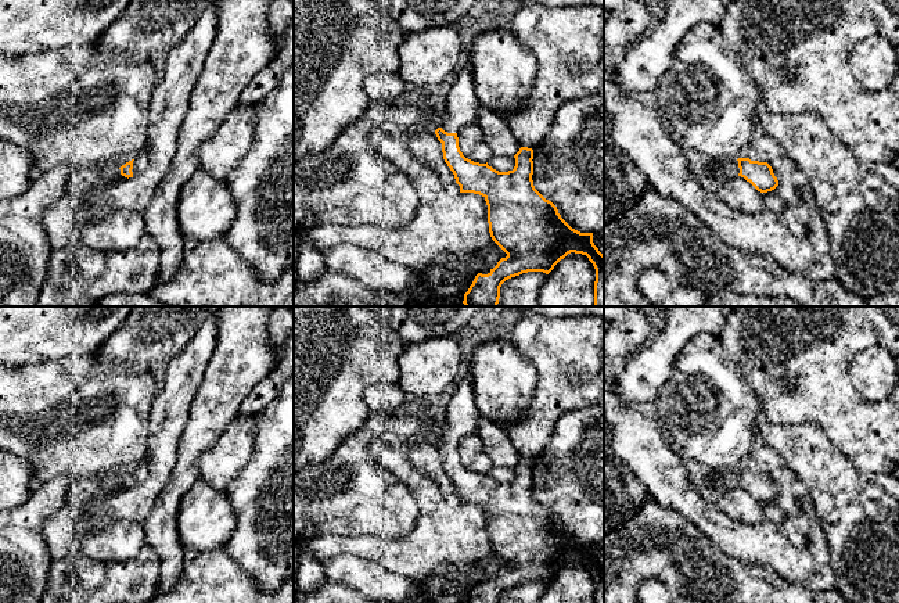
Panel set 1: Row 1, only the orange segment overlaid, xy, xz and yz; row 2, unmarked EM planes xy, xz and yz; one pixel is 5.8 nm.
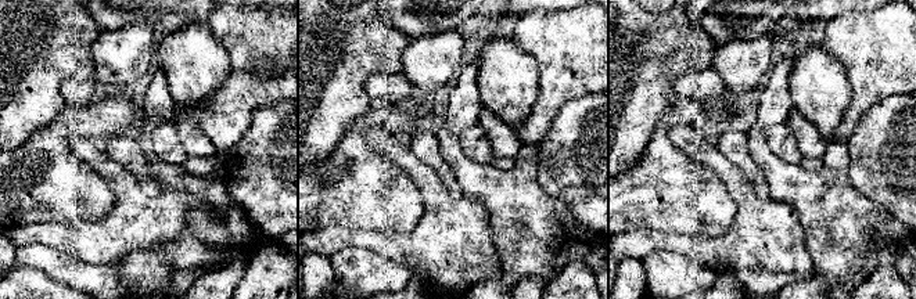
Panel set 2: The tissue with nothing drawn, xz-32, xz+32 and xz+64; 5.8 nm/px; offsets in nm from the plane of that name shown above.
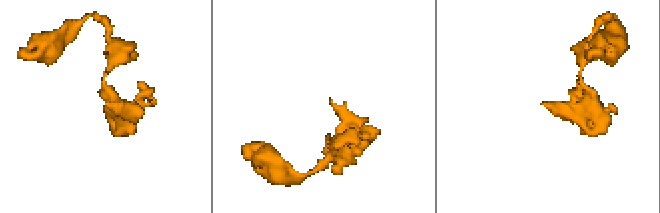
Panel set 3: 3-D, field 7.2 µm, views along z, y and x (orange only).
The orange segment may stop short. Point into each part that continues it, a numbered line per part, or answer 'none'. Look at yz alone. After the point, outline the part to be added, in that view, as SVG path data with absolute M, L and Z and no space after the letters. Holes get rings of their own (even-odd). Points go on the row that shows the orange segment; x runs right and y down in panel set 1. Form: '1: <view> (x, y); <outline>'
1: yz (729, 169); M731 159L731 161L724 161L722 164L718 164L716 166L712 168L711 173L715 176L723 176L727 179L738 176L740 173L738 161Z

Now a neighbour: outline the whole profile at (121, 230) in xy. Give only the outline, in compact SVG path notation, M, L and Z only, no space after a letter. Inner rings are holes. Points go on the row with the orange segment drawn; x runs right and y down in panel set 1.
M79 209L75 218L79 241L93 251L116 252L136 247L145 233L145 219L141 213L122 209L103 218L87 218Z

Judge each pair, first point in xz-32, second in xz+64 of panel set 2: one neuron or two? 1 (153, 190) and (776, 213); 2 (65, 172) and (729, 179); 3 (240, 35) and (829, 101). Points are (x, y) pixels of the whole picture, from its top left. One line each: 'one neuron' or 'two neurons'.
1: two neurons
2: two neurons
3: two neurons

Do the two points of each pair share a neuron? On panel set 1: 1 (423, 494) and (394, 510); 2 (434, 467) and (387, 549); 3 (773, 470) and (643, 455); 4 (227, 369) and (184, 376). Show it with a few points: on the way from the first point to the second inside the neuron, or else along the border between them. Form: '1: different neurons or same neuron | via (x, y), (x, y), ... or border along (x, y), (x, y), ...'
1: different neurons | border along (394, 474), (419, 503), (417, 523), (412, 530)
2: different neurons | border along (406, 455), (416, 469), (437, 484), (448, 502)
3: same neuron | via (779, 514), (761, 532), (726, 532), (687, 499)
4: different neurons | border along (216, 343), (193, 404)

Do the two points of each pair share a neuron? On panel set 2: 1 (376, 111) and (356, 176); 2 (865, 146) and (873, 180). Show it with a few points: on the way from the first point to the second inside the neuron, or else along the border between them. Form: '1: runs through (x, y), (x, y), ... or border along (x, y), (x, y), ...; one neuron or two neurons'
1: runs through (360, 128), (356, 132), (356, 159); one neuron
2: runs through (873, 154), (873, 172); one neuron

